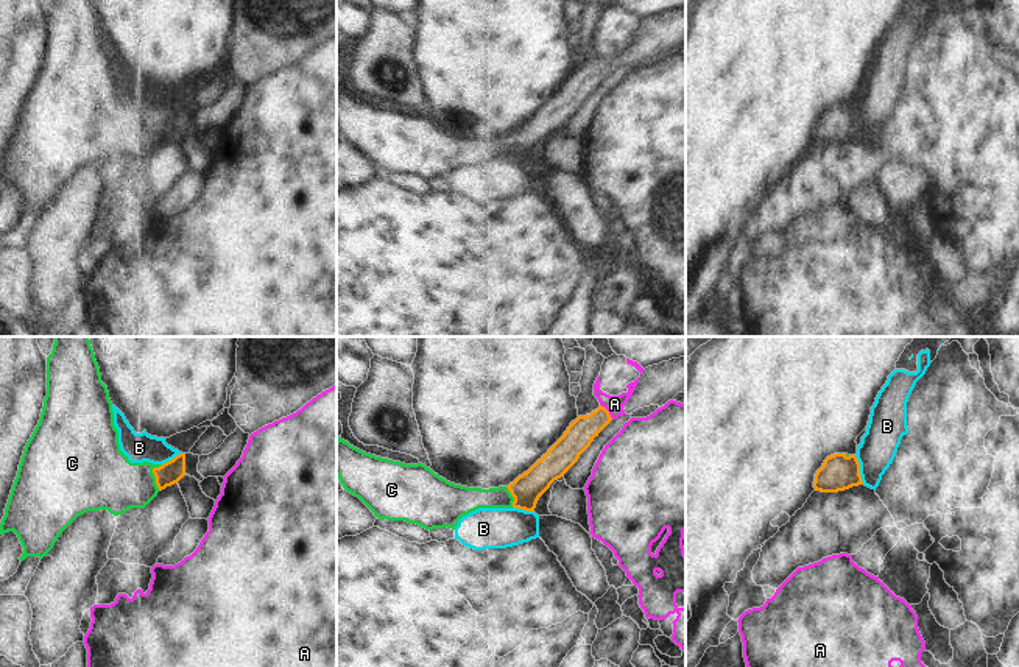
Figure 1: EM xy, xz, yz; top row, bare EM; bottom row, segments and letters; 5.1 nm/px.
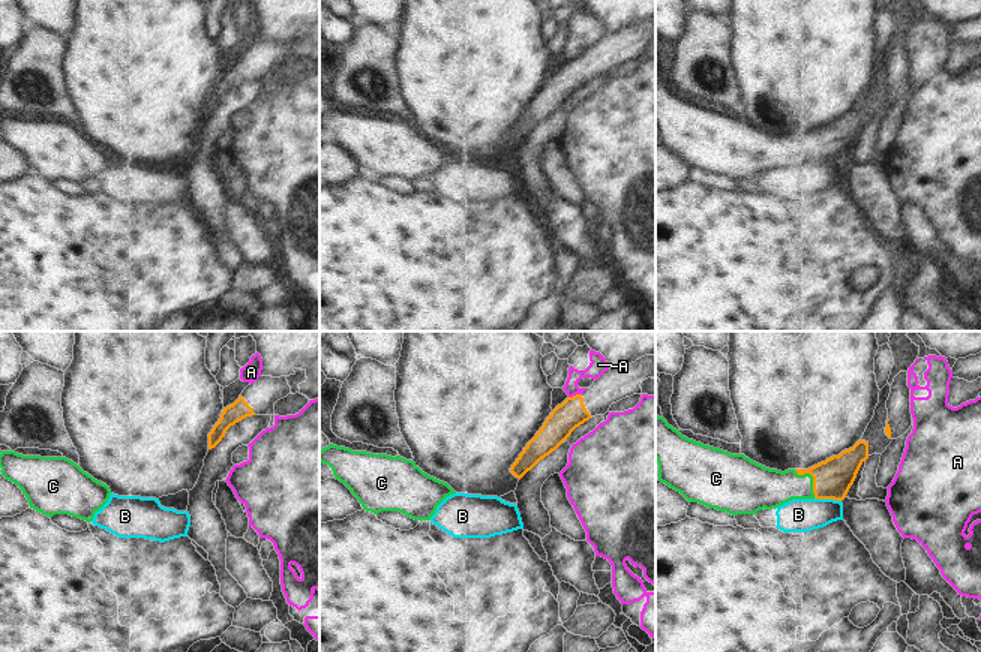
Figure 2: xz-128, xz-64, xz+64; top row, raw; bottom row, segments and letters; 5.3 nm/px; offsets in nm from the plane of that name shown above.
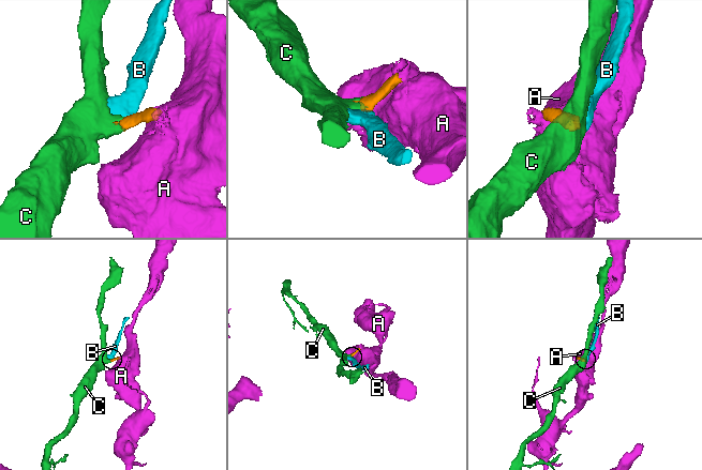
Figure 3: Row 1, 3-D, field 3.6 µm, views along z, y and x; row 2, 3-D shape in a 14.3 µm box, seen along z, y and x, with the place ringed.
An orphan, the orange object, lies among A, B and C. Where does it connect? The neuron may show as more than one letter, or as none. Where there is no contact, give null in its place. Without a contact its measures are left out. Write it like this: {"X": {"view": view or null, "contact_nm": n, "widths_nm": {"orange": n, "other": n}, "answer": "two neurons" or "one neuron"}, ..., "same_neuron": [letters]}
{"A": {"view": "xz", "contact_nm": 100, "widths_nm": {"orange": 150, "other": 100}, "answer": "two neurons"}, "B": {"view": "yz", "contact_nm": 160, "widths_nm": {"orange": 190, "other": 190}, "answer": "two neurons"}, "C": {"view": "xy", "contact_nm": 140, "widths_nm": {"orange": 120, "other": 300}, "answer": "one neuron"}, "same_neuron": ["C"]}

